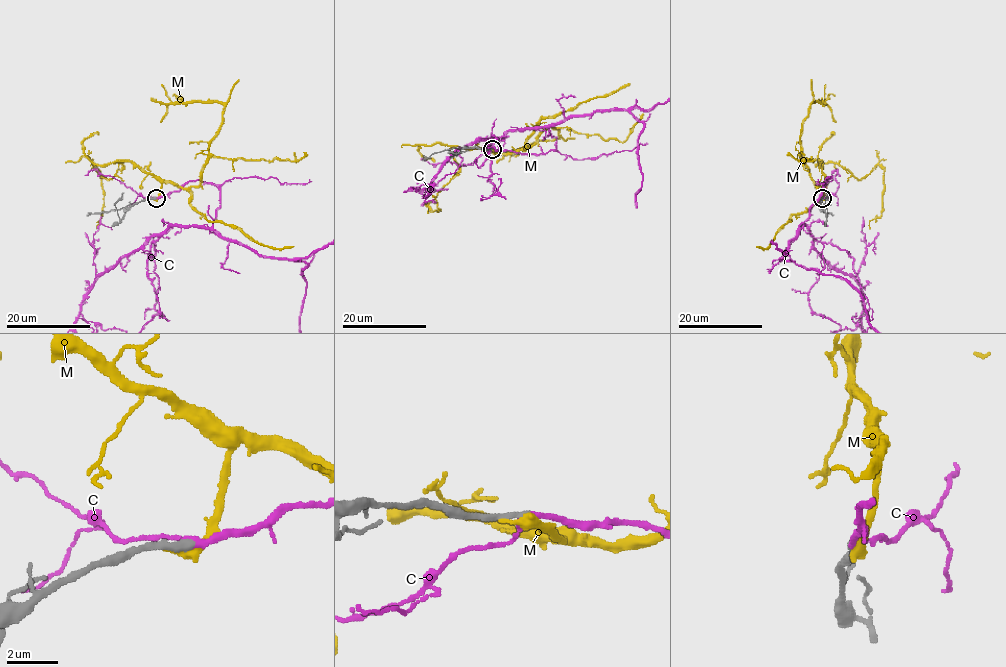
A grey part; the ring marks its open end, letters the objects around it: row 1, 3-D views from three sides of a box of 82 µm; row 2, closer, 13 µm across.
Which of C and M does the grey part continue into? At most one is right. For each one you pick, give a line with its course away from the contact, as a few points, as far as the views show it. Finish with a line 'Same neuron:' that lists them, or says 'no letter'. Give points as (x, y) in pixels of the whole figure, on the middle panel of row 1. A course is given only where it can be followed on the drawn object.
C: course (492, 149), (547, 153), (550, 125), (628, 110), (643, 124), (638, 232), (567, 254), (493, 314)
Same neuron: C

